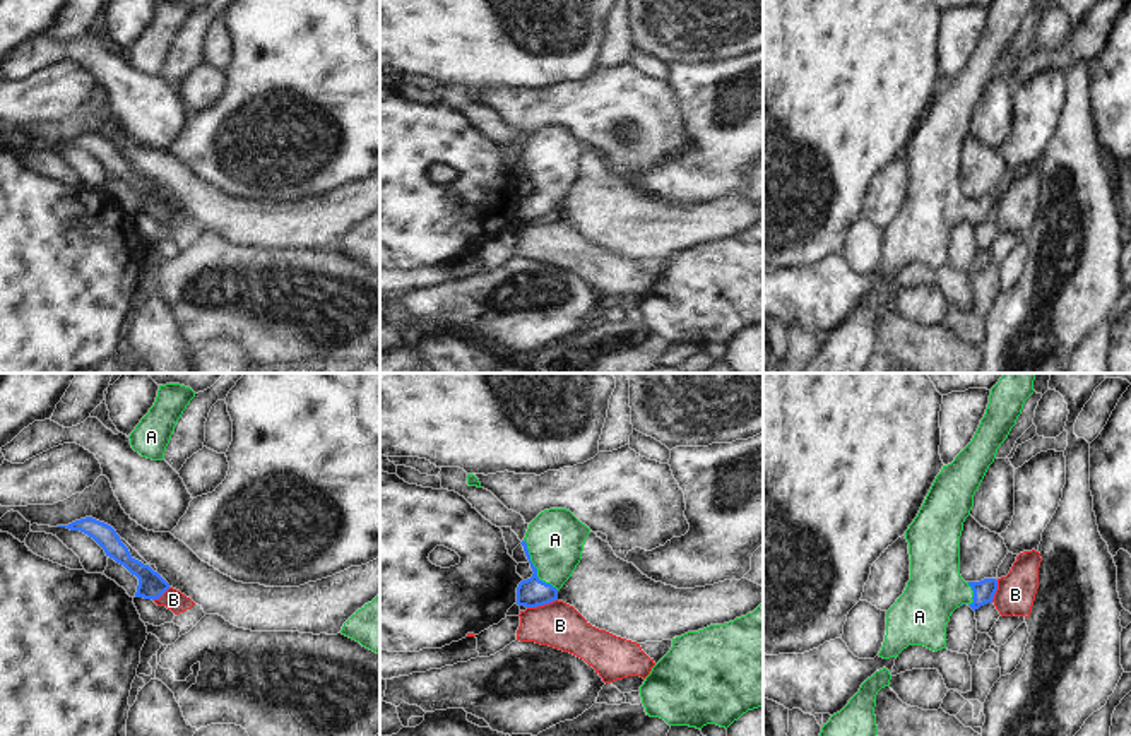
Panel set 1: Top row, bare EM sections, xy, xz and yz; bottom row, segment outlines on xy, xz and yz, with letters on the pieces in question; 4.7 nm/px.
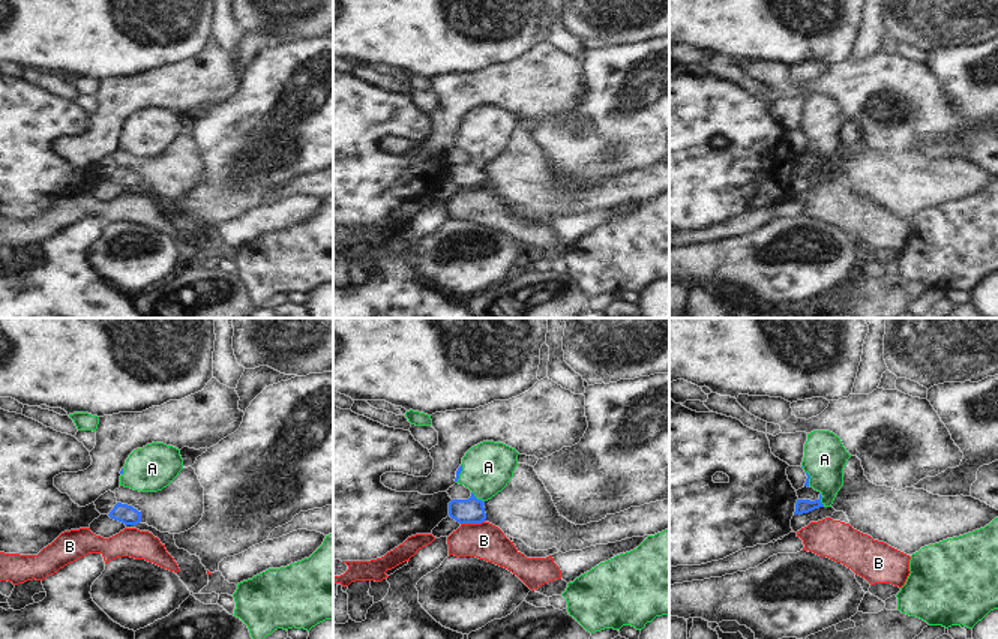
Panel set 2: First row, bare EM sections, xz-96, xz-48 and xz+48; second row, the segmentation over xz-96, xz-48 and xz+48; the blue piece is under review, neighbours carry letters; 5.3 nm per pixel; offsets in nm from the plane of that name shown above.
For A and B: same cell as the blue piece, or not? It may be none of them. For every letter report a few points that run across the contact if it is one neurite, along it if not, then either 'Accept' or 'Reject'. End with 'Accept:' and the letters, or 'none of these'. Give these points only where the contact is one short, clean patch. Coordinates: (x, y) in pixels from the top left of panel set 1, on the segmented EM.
A: Line: xz (531, 593), (536, 587), (536, 569), (553, 552), (555, 540). Accept
B: Line: xz (556, 598), (527, 608). Reject
Accept: A.

